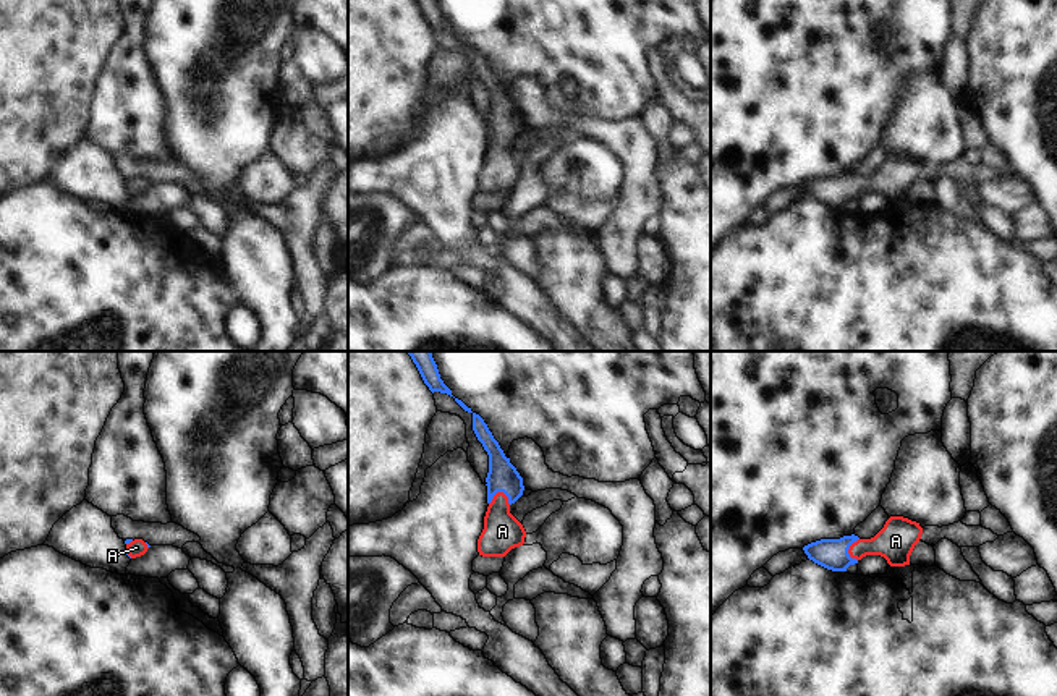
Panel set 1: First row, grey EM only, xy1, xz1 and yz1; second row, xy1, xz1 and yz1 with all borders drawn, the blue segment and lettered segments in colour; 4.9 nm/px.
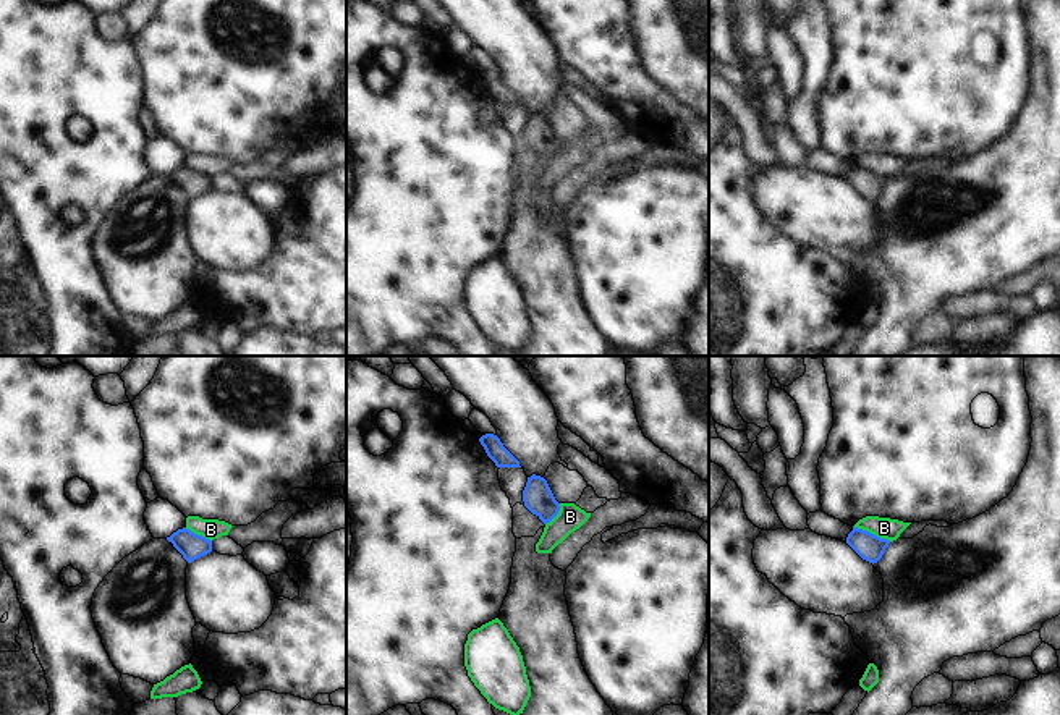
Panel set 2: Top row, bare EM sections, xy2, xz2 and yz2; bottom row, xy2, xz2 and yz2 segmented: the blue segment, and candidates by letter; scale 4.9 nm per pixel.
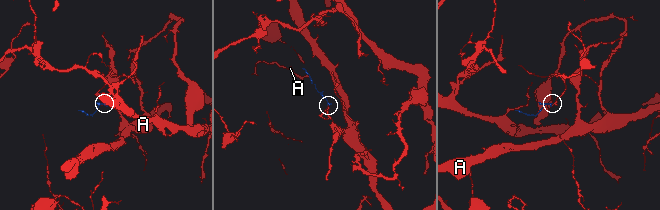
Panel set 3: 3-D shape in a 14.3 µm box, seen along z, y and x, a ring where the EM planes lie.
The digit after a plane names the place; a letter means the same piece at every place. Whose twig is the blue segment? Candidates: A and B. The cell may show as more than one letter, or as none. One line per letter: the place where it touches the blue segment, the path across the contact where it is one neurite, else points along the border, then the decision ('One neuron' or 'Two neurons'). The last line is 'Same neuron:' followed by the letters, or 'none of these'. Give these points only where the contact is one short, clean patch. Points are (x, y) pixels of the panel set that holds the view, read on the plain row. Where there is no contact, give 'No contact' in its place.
A: Touches blue at xz1 (500, 128). Path across: xz1 (502, 114), (500, 128), (502, 169). One neuron
B: Touches blue at yz2 (873, 172). Boundary: yz2 (853, 164), (890, 178). Two neurons
Same neuron: A.

